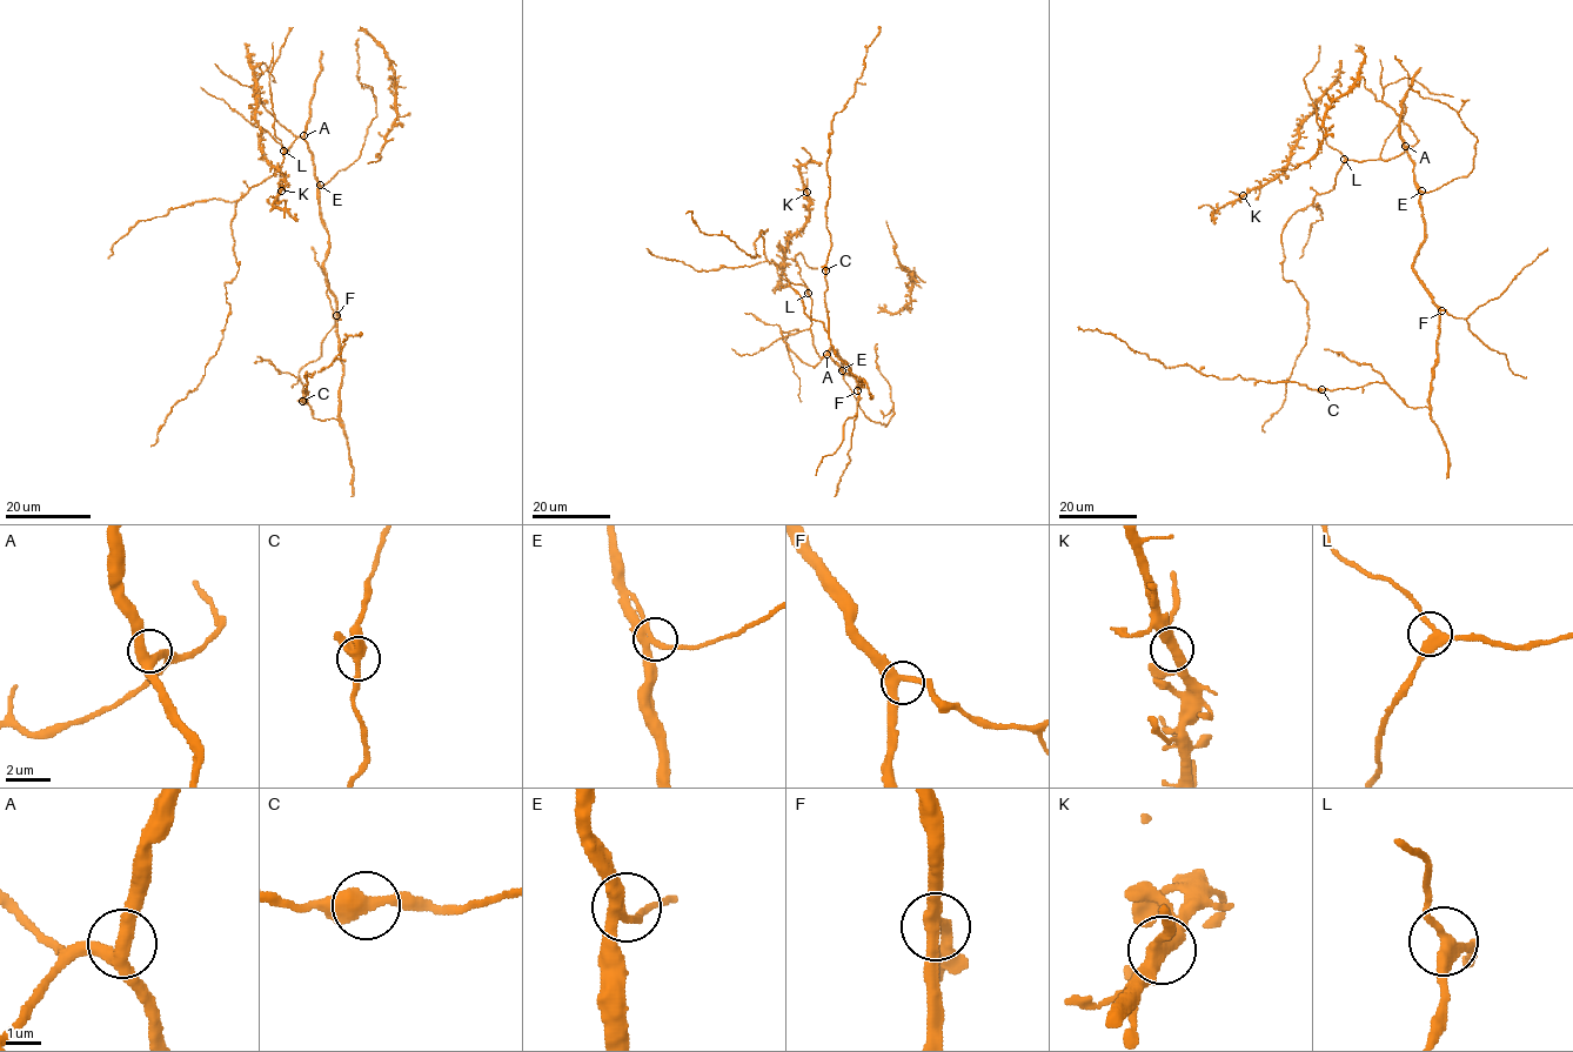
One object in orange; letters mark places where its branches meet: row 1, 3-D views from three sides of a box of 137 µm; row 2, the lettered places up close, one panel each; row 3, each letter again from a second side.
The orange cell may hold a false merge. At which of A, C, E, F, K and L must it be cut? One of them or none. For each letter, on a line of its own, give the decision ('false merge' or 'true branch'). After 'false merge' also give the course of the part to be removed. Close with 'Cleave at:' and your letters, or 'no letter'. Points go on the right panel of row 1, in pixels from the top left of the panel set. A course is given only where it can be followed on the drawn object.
A: true branch
C: true branch
E: true branch
F: true branch
K: true branch
L: true branch
Cleave at: no letter

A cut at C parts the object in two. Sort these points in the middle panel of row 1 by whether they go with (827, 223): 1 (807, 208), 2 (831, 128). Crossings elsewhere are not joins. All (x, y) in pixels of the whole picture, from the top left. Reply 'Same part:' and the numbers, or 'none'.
Same part: 2

